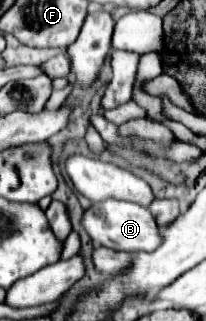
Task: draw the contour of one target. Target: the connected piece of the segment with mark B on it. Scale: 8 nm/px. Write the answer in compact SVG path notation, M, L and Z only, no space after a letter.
M114 198L94 202L90 210L84 210L80 224L88 232L94 244L114 248L114 250L126 250L130 254L140 250L152 252L154 248L158 248L158 242L162 242L158 236L158 226L148 208L142 208L132 202L120 202Z

